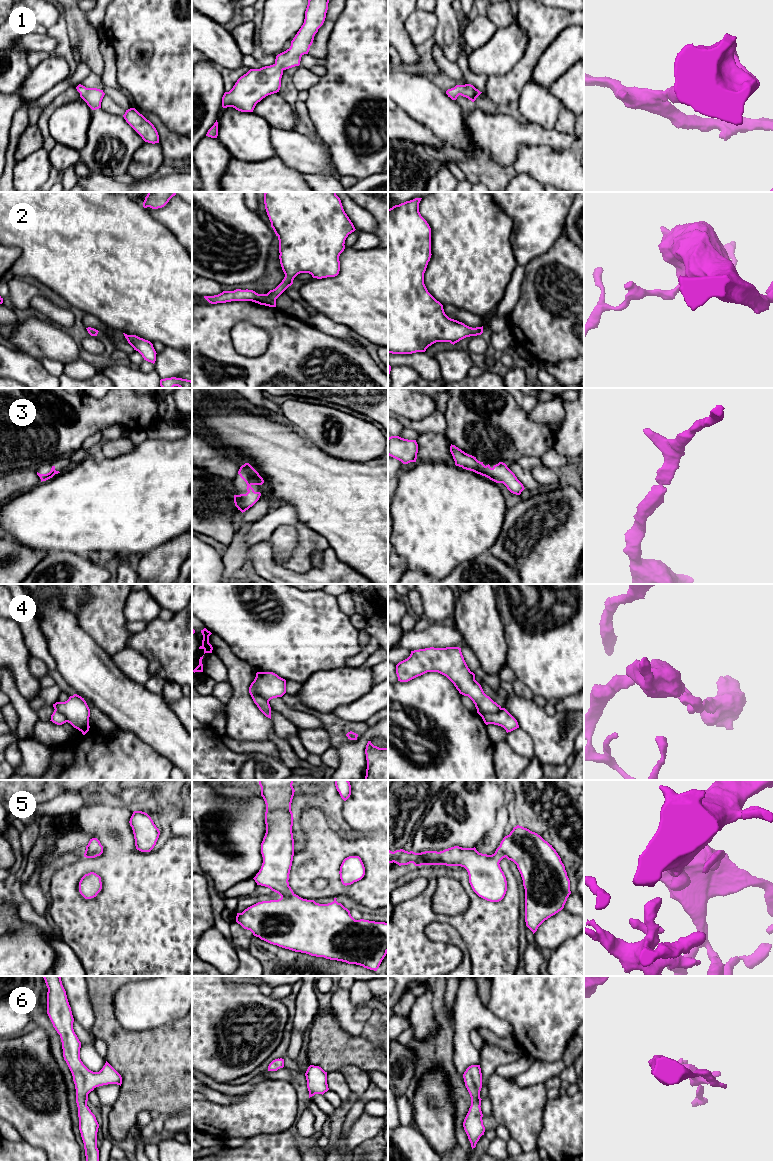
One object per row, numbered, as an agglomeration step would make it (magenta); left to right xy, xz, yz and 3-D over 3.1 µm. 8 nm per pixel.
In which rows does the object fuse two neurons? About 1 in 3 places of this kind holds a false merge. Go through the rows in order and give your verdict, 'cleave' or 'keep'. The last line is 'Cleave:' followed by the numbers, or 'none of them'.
1: keep
2: keep
3: keep
4: cleave
5: keep
6: keep
Cleave: 4

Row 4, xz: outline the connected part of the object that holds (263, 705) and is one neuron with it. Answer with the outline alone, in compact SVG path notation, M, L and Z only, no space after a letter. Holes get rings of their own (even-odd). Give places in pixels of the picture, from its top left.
M252 682L249 687L249 693L254 701L254 703L257 705L259 710L268 718L271 719L271 707L267 700L265 700L262 696L260 696L256 689L255 689L255 683Z

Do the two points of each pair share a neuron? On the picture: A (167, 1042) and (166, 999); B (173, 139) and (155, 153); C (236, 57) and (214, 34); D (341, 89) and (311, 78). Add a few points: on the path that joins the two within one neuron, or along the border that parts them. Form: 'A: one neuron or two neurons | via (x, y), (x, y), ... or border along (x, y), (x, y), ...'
A: two neurons | border along (181, 1017), (145, 1031)
B: two neurons | border along (158, 143), (162, 150), (162, 157), (168, 165)
C: one neuron | via (230, 51), (219, 40)
D: two neurons | border along (319, 76), (319, 79), (307, 89)

